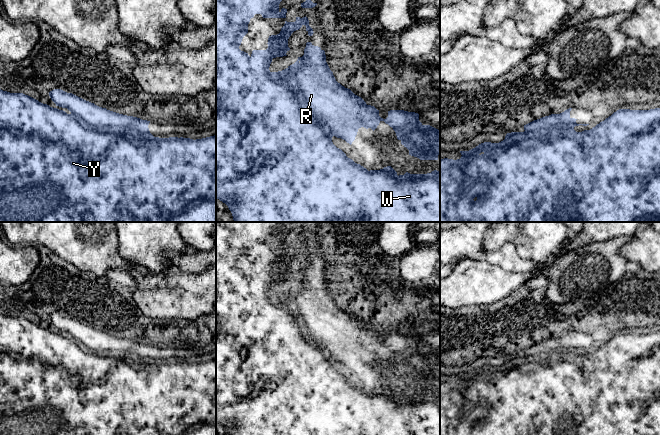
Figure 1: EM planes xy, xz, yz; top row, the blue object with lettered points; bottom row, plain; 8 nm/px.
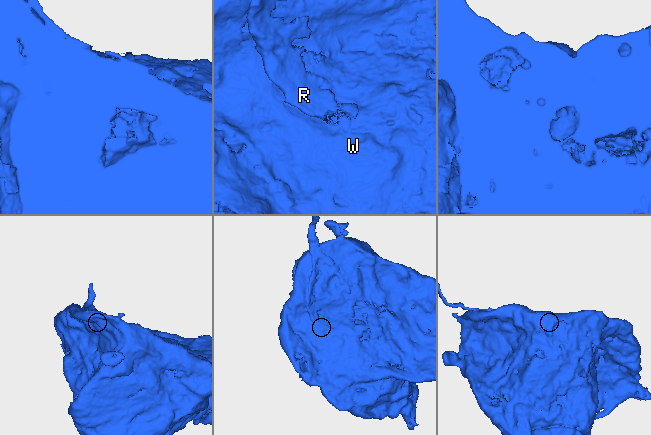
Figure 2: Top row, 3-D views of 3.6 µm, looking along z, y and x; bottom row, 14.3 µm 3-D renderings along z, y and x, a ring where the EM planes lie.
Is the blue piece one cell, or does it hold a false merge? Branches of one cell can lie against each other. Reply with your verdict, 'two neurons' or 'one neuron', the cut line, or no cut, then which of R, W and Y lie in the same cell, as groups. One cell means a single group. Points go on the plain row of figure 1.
two neurons; cut xz (281, 295), (280, 299), (303, 321), (306, 335), (338, 361); groups R / W Y

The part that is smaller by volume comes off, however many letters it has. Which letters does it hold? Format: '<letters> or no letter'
R

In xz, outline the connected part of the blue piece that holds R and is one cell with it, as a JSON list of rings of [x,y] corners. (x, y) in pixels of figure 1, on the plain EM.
[[[311,266],[306,267],[306,280],[300,282],[299,291],[293,297],[281,296],[280,300],[293,307],[306,325],[307,336],[321,350],[327,350],[334,360],[344,362],[349,353],[348,337],[360,334],[352,321],[346,319],[346,312],[338,307],[330,294],[325,275]]]

